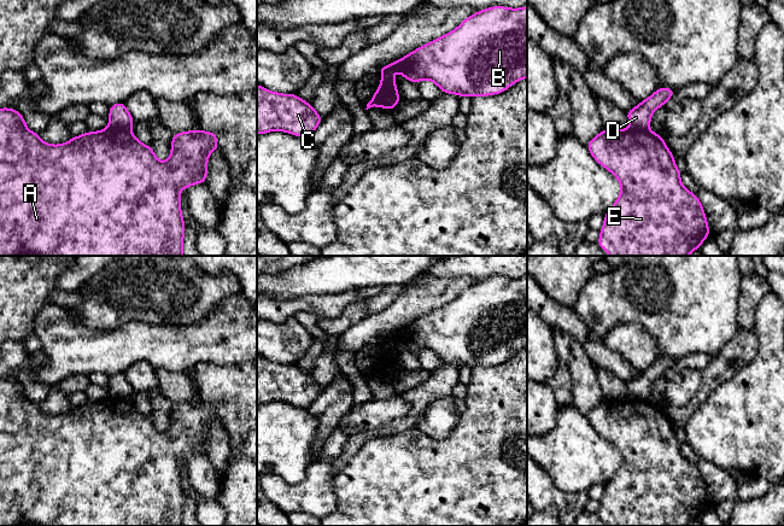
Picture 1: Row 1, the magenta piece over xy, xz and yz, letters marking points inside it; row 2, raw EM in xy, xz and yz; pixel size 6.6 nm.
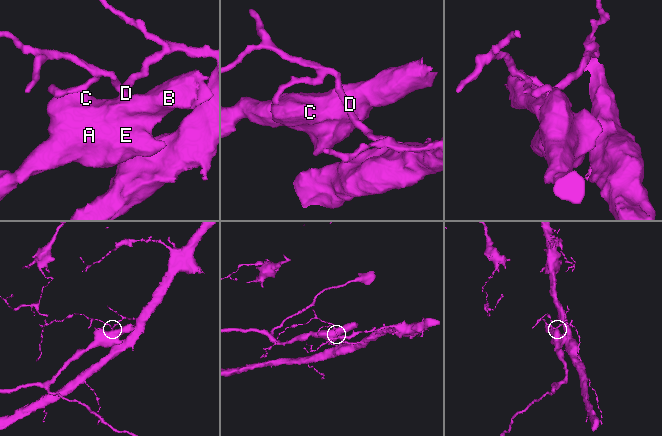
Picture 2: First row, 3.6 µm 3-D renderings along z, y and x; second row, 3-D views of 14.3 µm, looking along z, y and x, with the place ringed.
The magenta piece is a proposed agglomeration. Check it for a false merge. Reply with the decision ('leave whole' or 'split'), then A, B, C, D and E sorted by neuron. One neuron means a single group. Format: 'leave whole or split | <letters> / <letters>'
split | A B C E / D

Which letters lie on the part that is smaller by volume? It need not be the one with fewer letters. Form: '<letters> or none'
A, B, C, E

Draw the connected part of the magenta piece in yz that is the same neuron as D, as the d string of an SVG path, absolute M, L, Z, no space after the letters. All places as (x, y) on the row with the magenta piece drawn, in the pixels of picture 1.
M660 87L654 94L640 101L637 107L626 111L626 116L636 129L648 129L653 112L662 107L665 103L674 97L677 90L668 87Z

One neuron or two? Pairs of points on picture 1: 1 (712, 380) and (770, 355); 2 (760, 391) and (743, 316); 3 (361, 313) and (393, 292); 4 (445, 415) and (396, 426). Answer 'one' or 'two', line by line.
1: two
2: two
3: one
4: two

